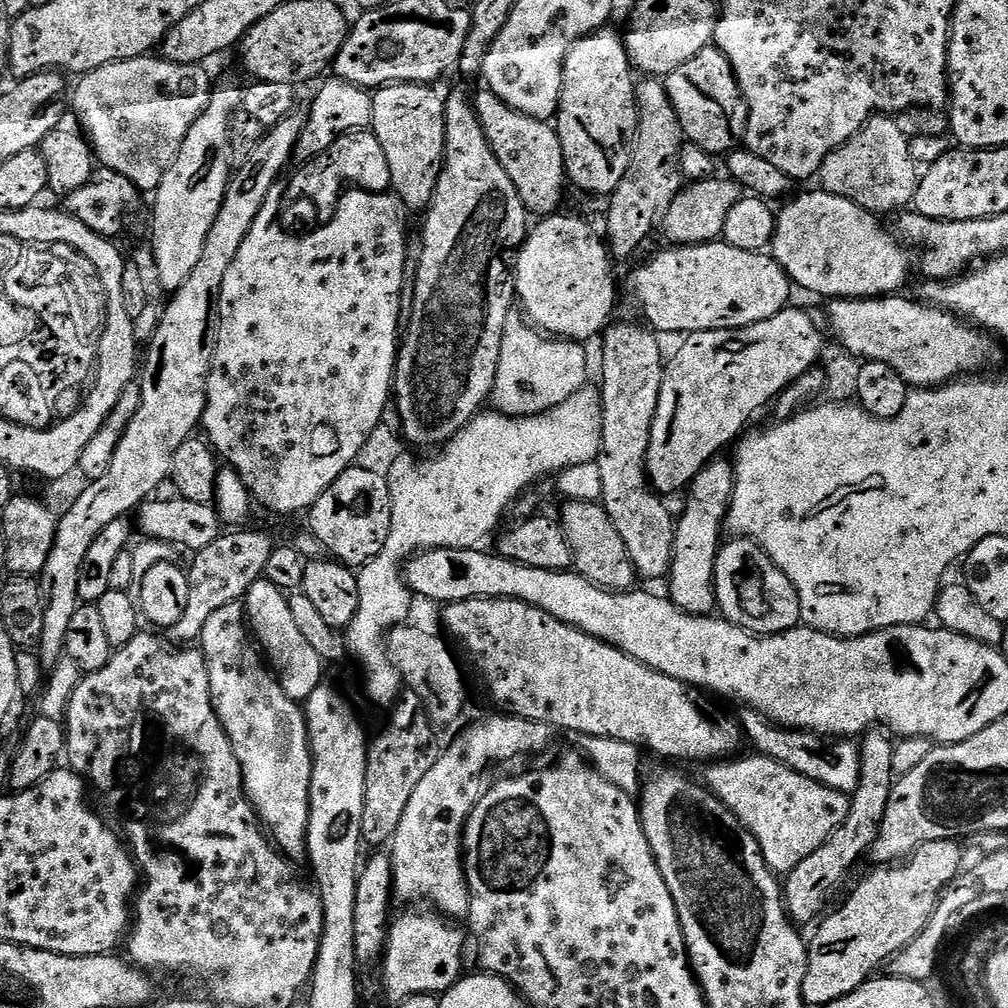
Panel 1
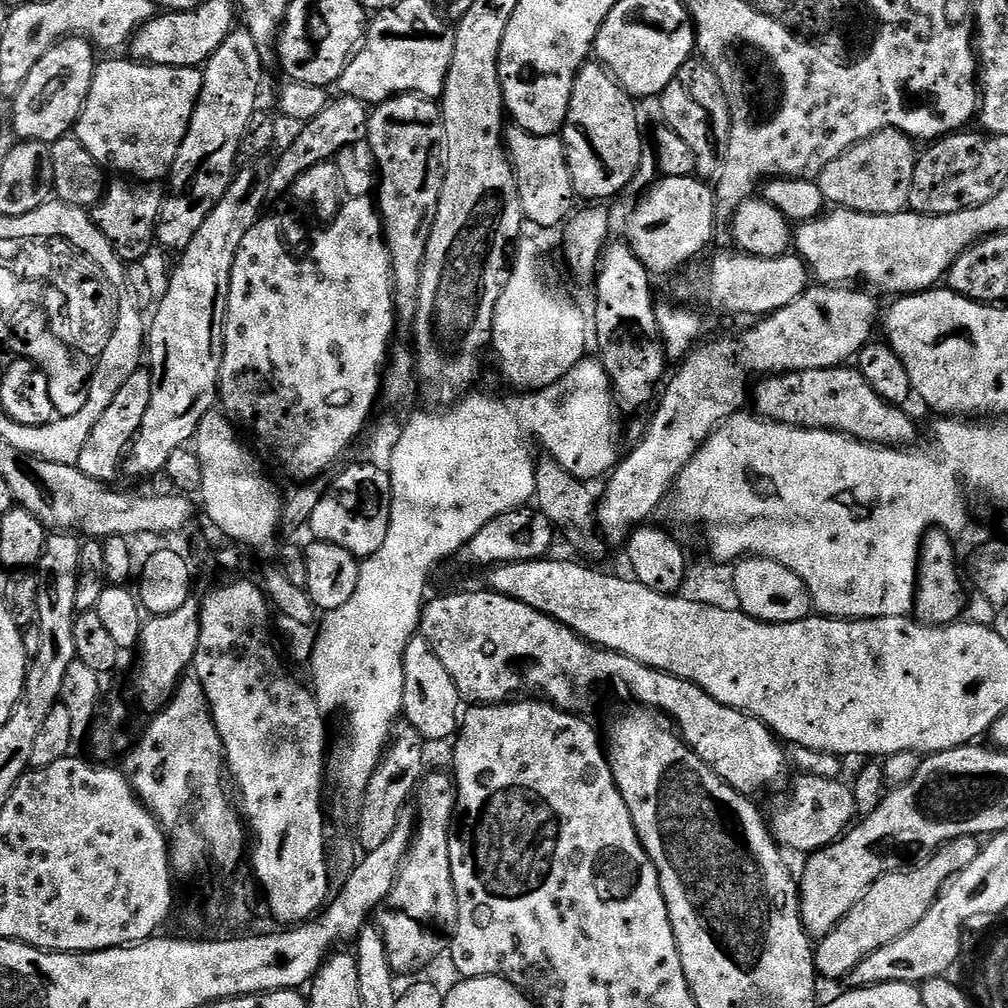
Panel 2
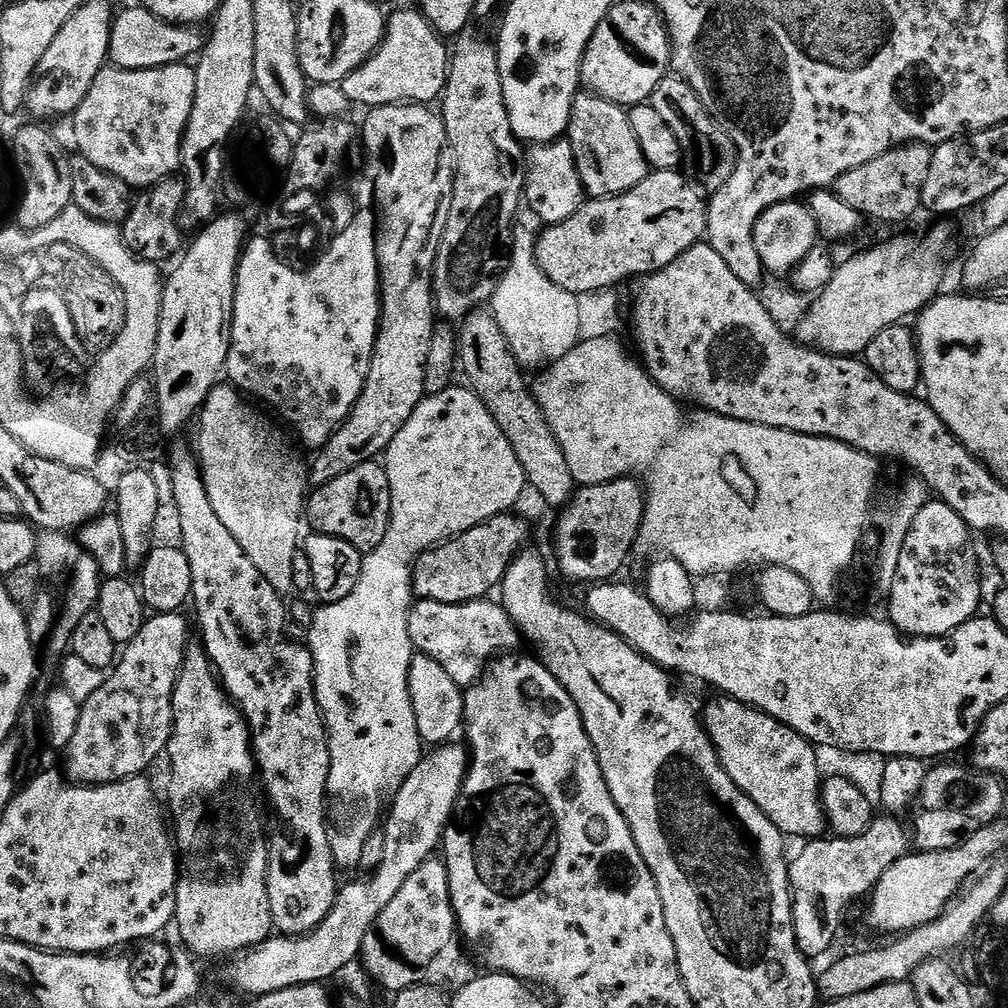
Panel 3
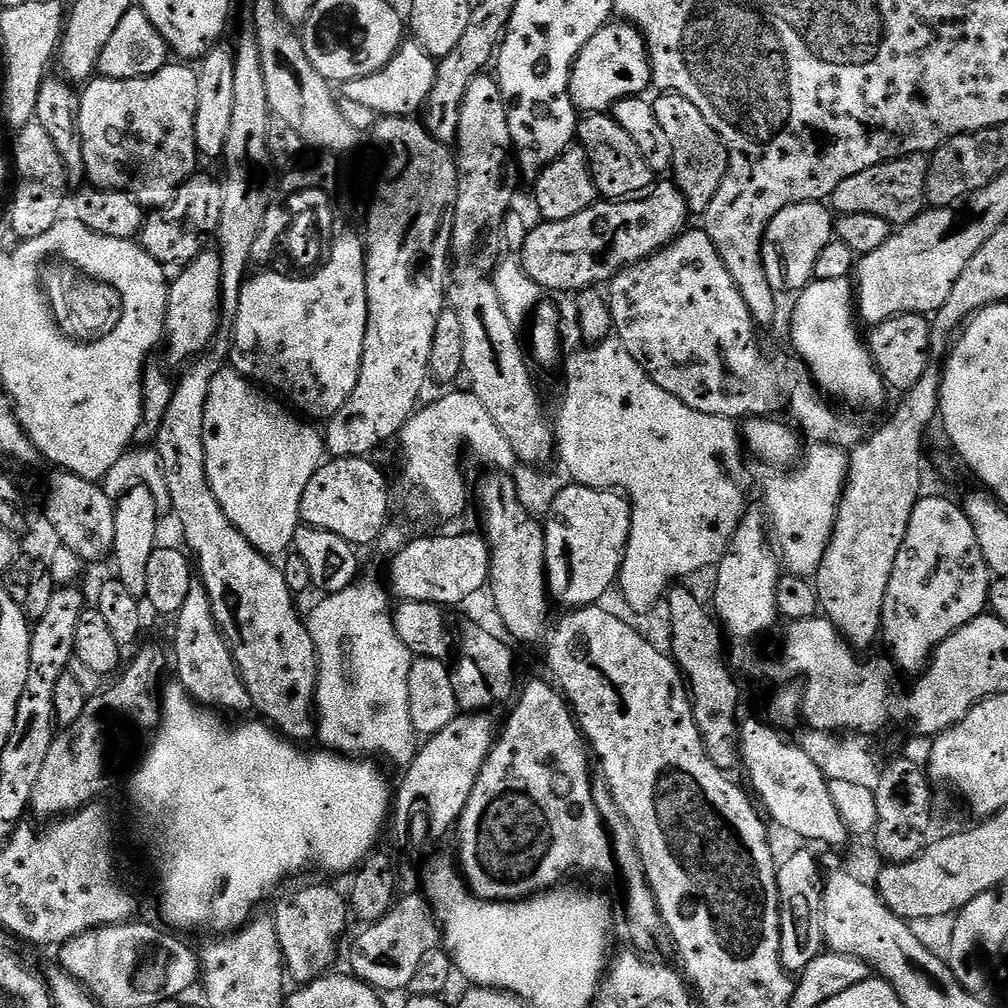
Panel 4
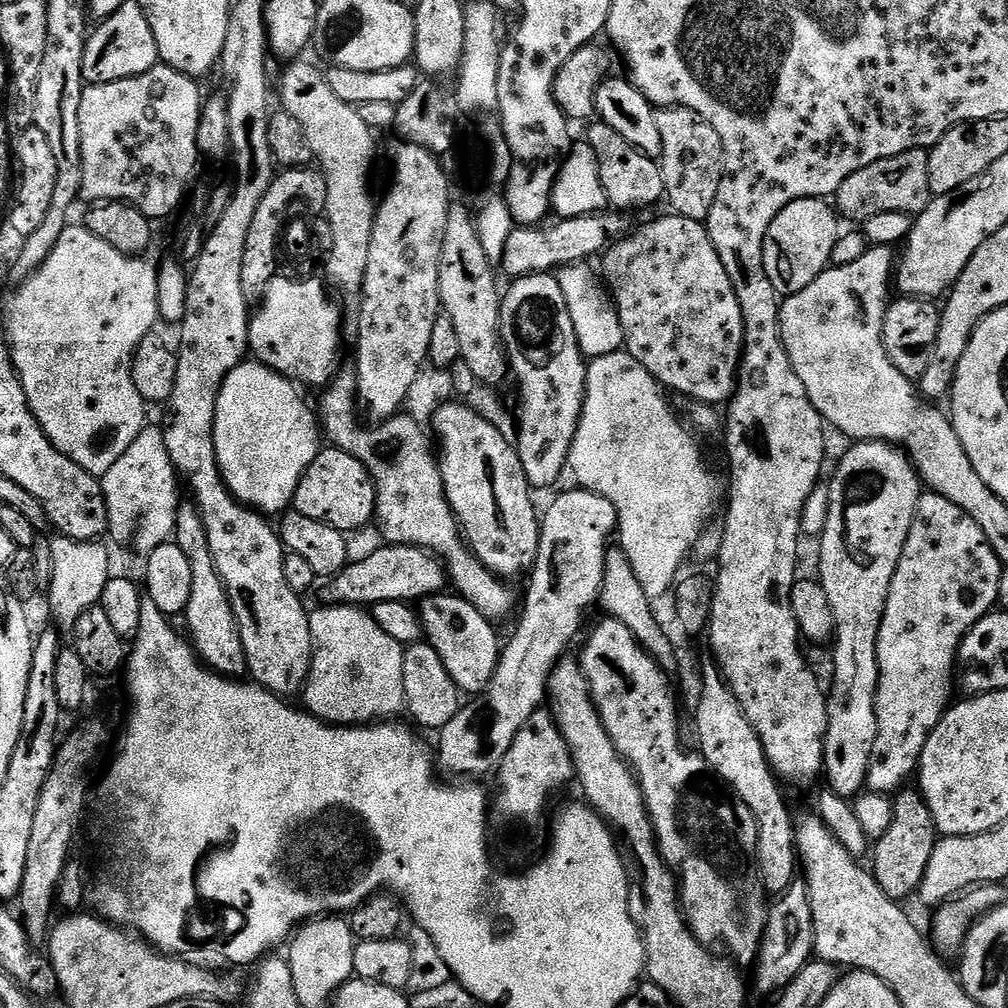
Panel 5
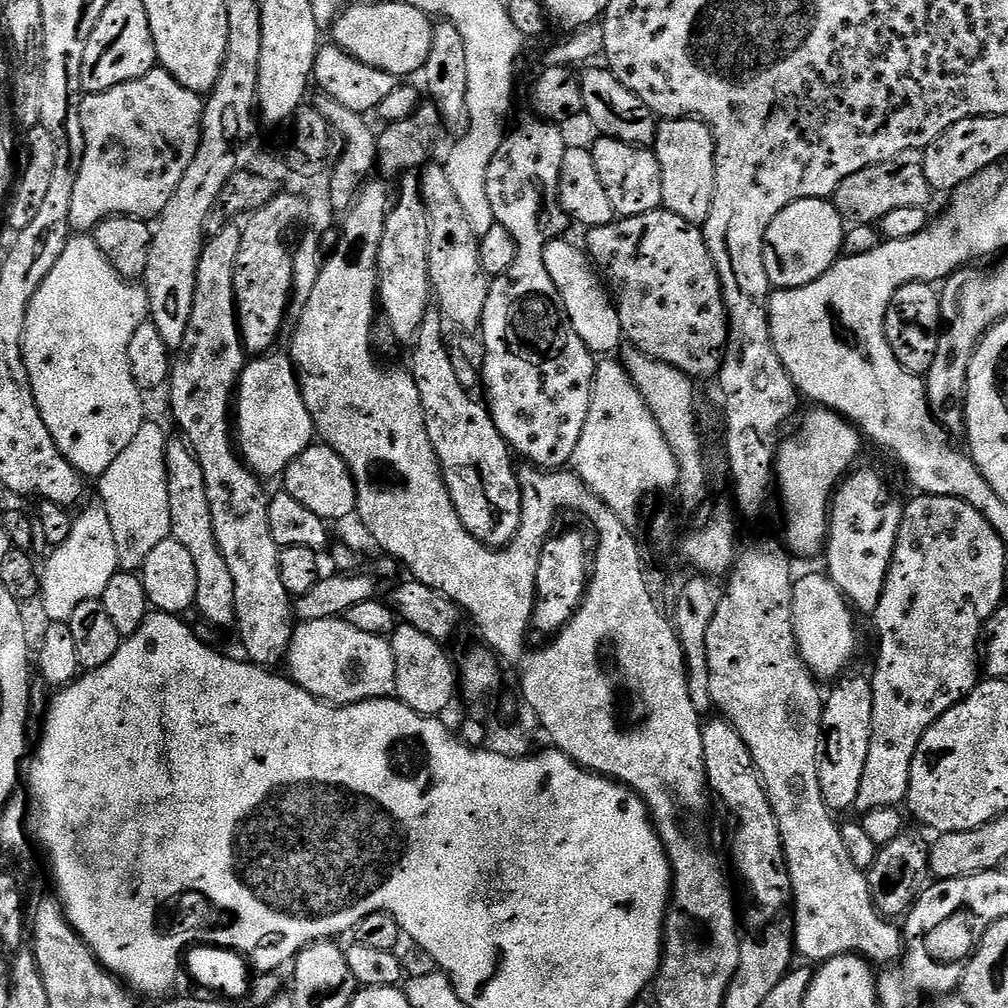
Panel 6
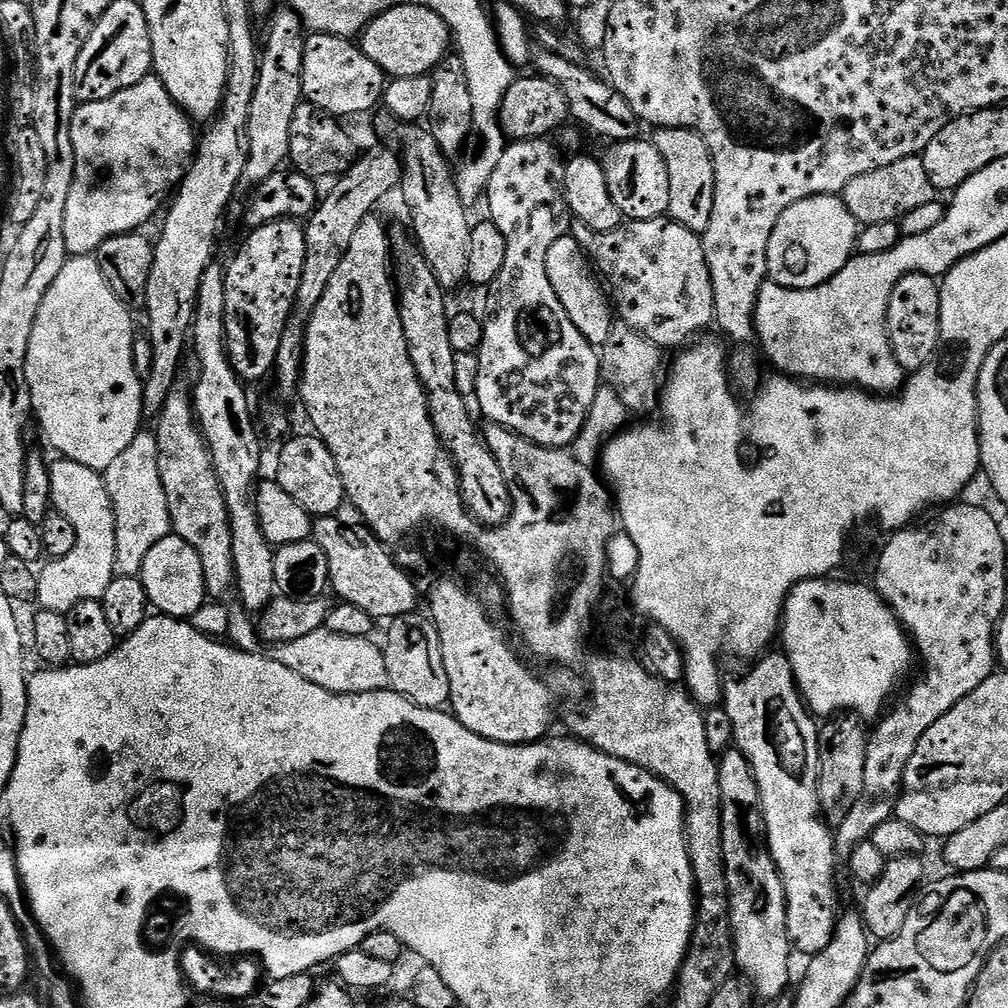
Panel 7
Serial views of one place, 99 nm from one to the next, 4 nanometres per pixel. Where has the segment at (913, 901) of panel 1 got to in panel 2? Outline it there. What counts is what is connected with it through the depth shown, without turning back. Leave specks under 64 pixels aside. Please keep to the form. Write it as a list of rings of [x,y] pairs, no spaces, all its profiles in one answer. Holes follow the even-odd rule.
[[[963,836],[957,840],[952,840],[943,848],[937,848],[927,858],[921,859],[915,866],[907,870],[897,870],[887,872],[878,882],[874,882],[866,890],[866,894],[815,945],[816,971],[821,977],[829,976],[836,980],[846,978],[852,972],[854,966],[862,958],[874,954],[874,950],[879,950],[886,946],[886,942],[894,942],[894,938],[902,938],[906,930],[918,926],[922,922],[922,914],[930,910],[930,906],[940,896],[944,885],[951,881],[953,876],[957,876],[974,858],[978,858],[981,841],[975,836]]]

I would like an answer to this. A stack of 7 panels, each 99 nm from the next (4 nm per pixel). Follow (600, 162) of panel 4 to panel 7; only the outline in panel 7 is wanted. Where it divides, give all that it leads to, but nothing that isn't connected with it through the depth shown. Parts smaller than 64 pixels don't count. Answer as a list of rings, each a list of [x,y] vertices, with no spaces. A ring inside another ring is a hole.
[[[651,139],[617,140],[605,156],[602,156],[606,186],[610,186],[610,198],[618,206],[621,217],[629,221],[658,220],[668,216],[670,206],[670,174],[666,162]]]

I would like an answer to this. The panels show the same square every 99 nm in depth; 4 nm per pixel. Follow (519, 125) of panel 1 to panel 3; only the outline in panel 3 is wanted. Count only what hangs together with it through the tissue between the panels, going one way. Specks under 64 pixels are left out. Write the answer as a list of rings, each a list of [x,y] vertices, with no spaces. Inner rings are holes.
[[[567,138],[551,140],[549,144],[534,144],[527,149],[522,200],[544,226],[566,222],[566,218],[585,204],[586,193],[578,174],[574,150]]]

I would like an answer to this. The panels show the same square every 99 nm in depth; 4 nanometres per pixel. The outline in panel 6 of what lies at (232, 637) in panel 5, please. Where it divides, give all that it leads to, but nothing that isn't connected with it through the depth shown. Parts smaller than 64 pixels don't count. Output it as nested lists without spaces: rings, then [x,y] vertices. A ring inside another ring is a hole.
[[[180,438],[169,439],[165,449],[166,485],[169,487],[171,539],[182,542],[190,558],[194,558],[194,570],[198,573],[198,590],[196,591],[195,611],[200,611],[204,620],[217,624],[220,628],[232,628],[236,623],[236,603],[234,602],[234,577],[226,558],[222,558],[218,538],[214,538],[214,518],[210,516],[210,498],[206,492],[206,477],[202,475],[202,466],[198,466],[196,456],[187,443]]]

